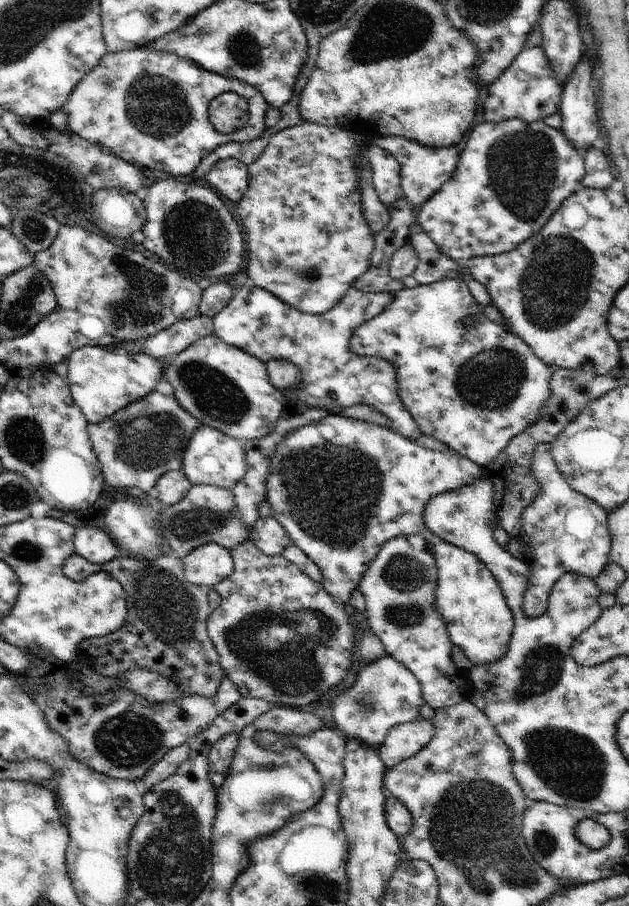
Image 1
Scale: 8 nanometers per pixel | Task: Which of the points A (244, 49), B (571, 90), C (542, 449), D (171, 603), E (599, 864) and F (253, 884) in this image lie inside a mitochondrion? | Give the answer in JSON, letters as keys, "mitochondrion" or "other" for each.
{"A":"mitochondrion","B":"other","C":"other","D":"mitochondrion","E":"other","F":"other"}

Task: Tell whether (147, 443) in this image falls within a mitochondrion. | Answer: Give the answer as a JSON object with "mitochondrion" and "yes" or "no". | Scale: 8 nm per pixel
{"mitochondrion":"yes"}

